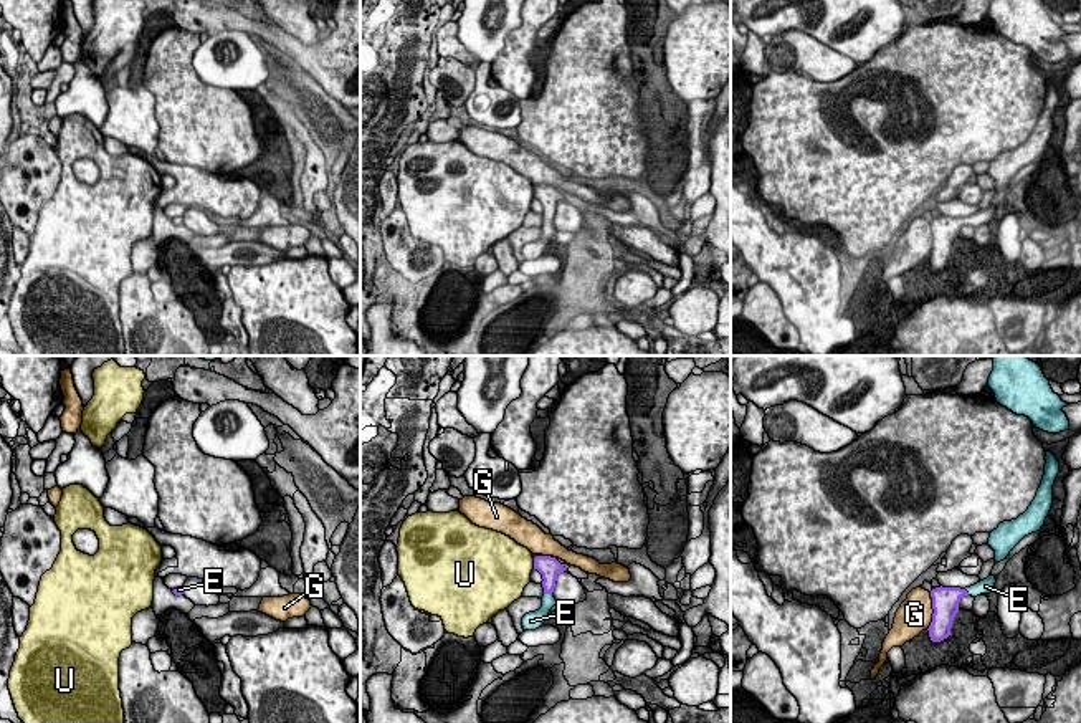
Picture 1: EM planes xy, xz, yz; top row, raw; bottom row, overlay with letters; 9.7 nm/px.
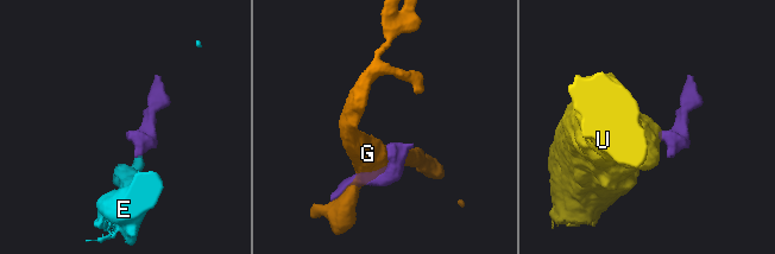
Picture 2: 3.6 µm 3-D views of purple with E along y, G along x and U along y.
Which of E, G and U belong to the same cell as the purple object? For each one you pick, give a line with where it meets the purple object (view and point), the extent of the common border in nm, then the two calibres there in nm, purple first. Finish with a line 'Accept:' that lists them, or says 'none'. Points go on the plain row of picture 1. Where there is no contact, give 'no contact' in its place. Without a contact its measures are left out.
E: contact xz (547, 222); length 100 nm; calibres 200 and 130 nm
Accept: E

